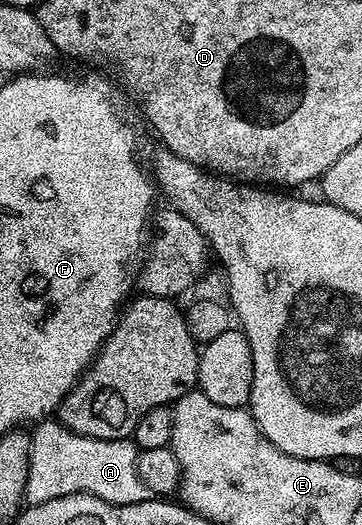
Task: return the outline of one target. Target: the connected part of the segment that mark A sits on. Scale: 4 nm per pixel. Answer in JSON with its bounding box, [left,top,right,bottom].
[24,421,150,505]

